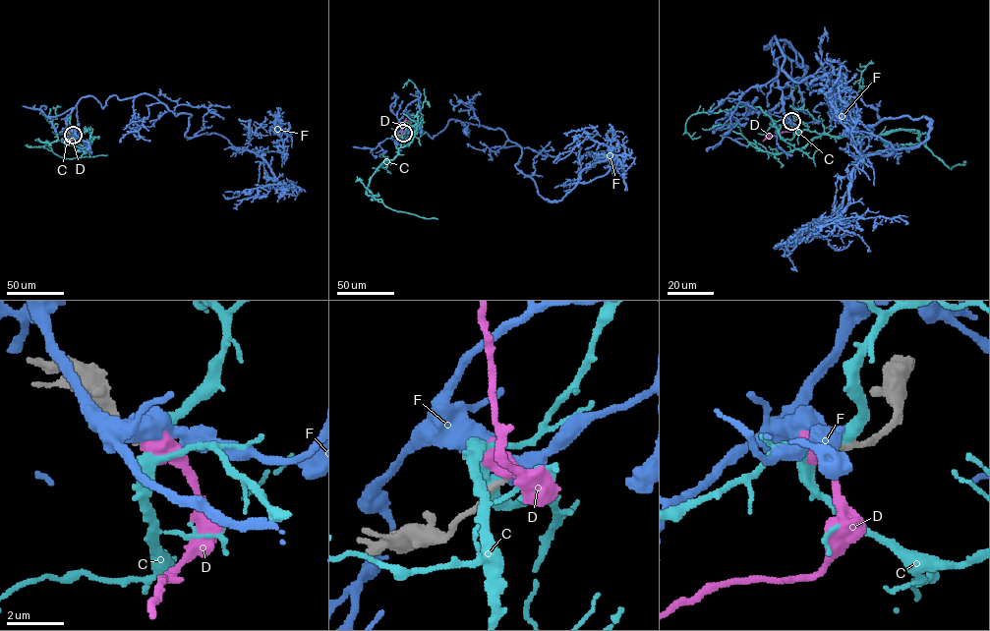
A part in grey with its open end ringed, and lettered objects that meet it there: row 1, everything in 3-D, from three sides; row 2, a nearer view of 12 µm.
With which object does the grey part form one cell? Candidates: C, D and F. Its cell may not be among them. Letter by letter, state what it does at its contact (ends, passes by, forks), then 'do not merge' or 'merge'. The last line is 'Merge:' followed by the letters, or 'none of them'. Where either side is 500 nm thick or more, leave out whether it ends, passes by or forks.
C: it passes by; do not merge
D: do not merge
F: do not merge
Merge: none of them

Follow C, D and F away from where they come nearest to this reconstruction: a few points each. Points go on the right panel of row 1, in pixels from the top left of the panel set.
C: (792, 121), (800, 130), (837, 137), (915, 130), (927, 134), (925, 145), (950, 168), (966, 161)
D: (791, 121), (790, 131), (767, 136), (769, 134)
F: (791, 121), (804, 71), (774, 37), (784, 71), (843, 84), (860, 123), (929, 120), (804, 228), (852, 241)

